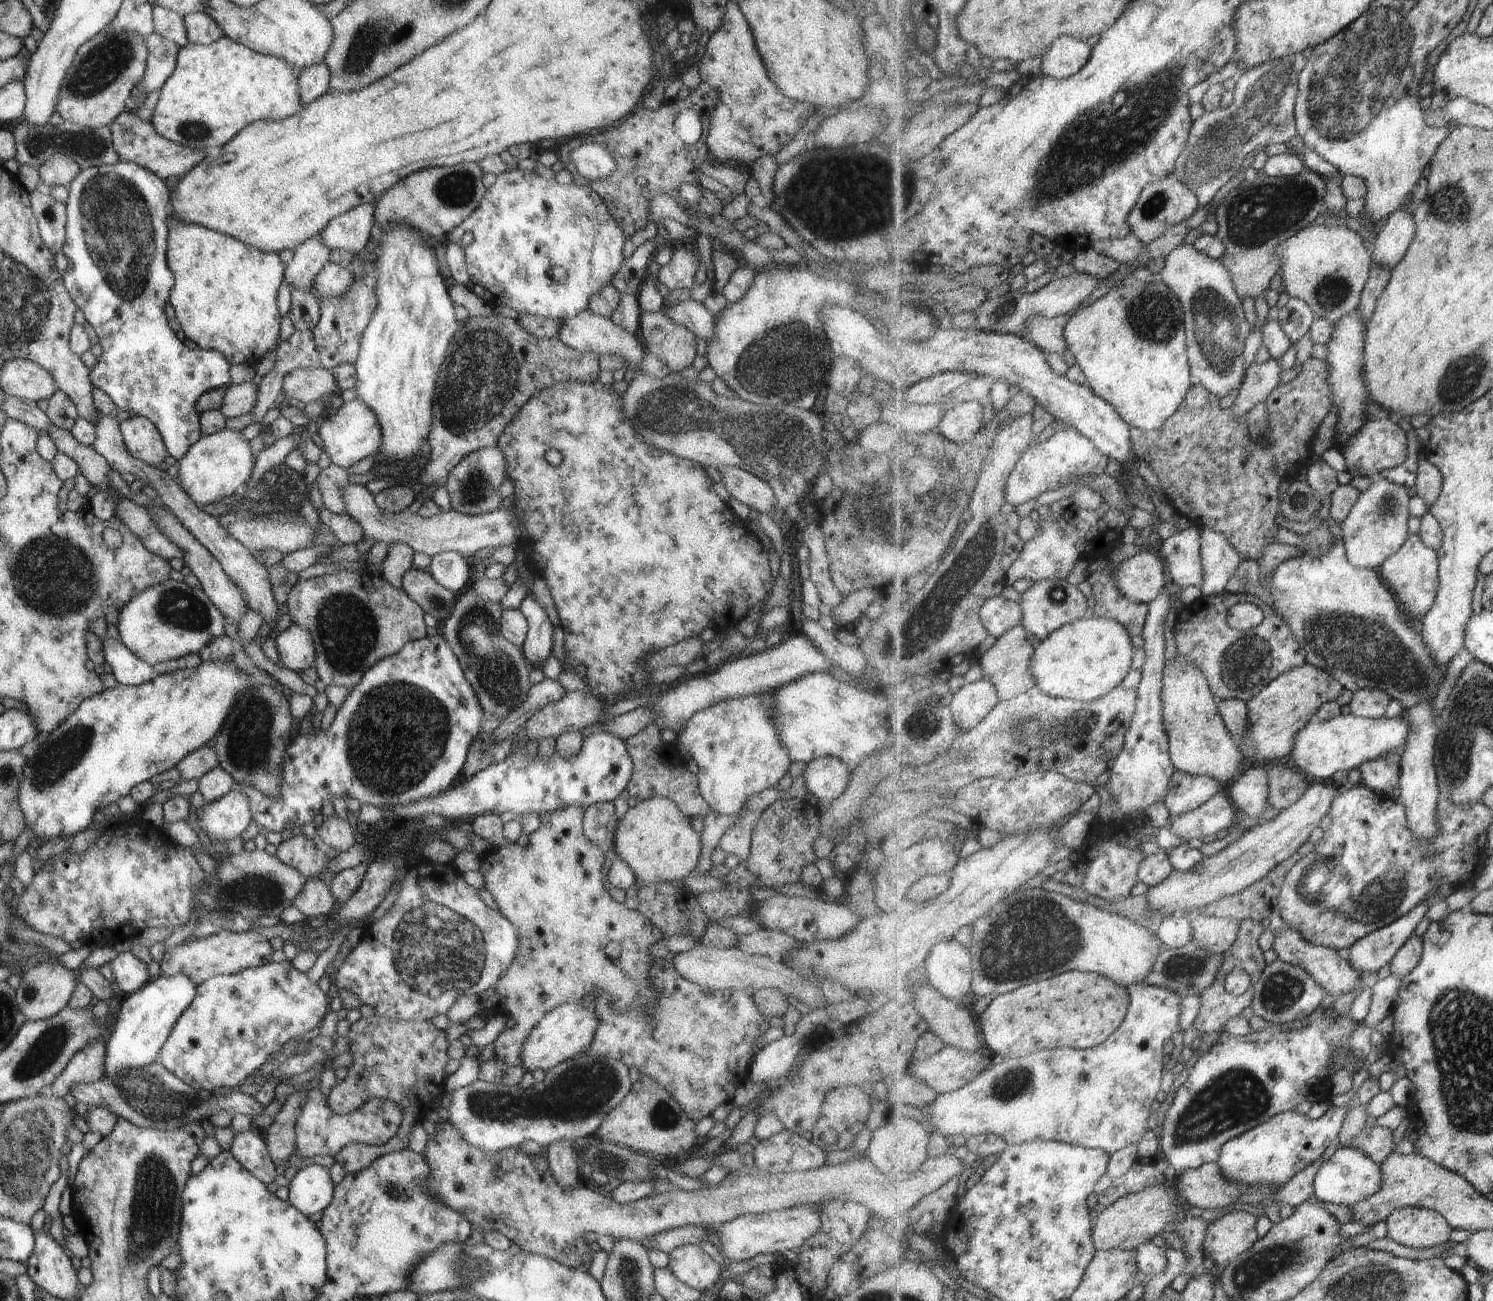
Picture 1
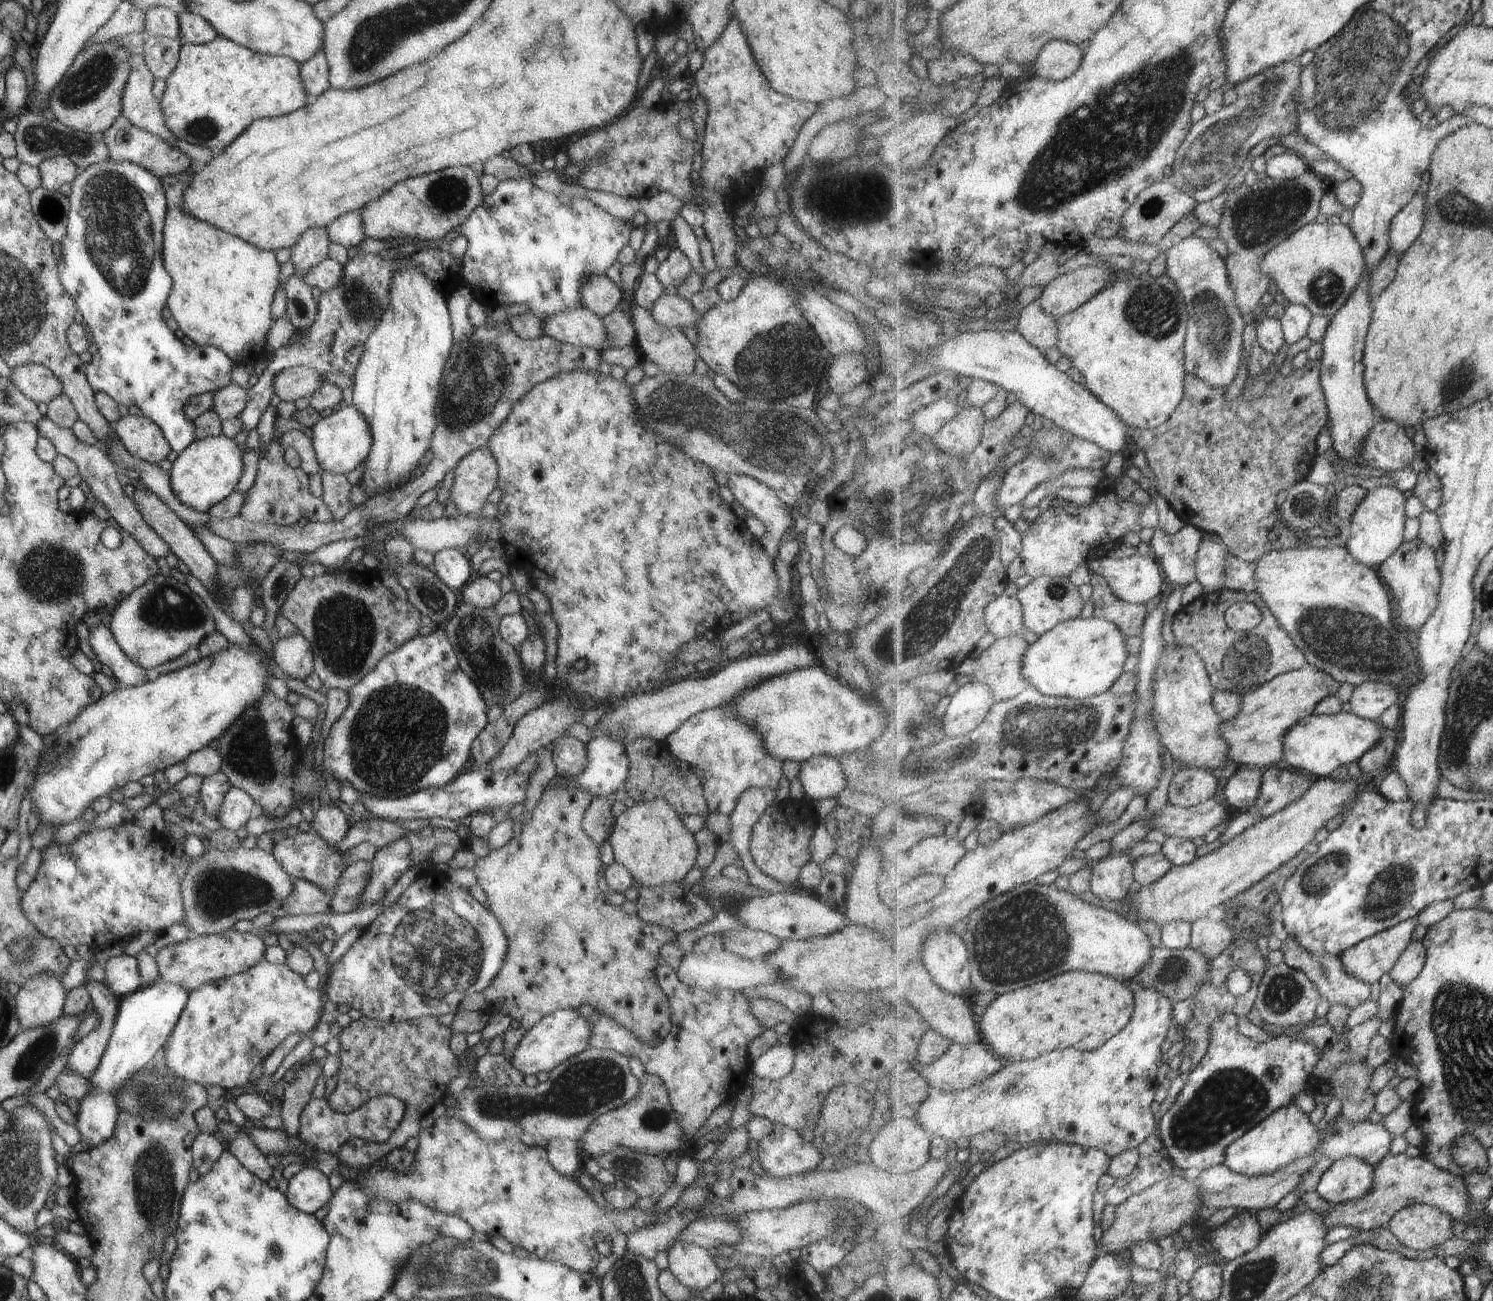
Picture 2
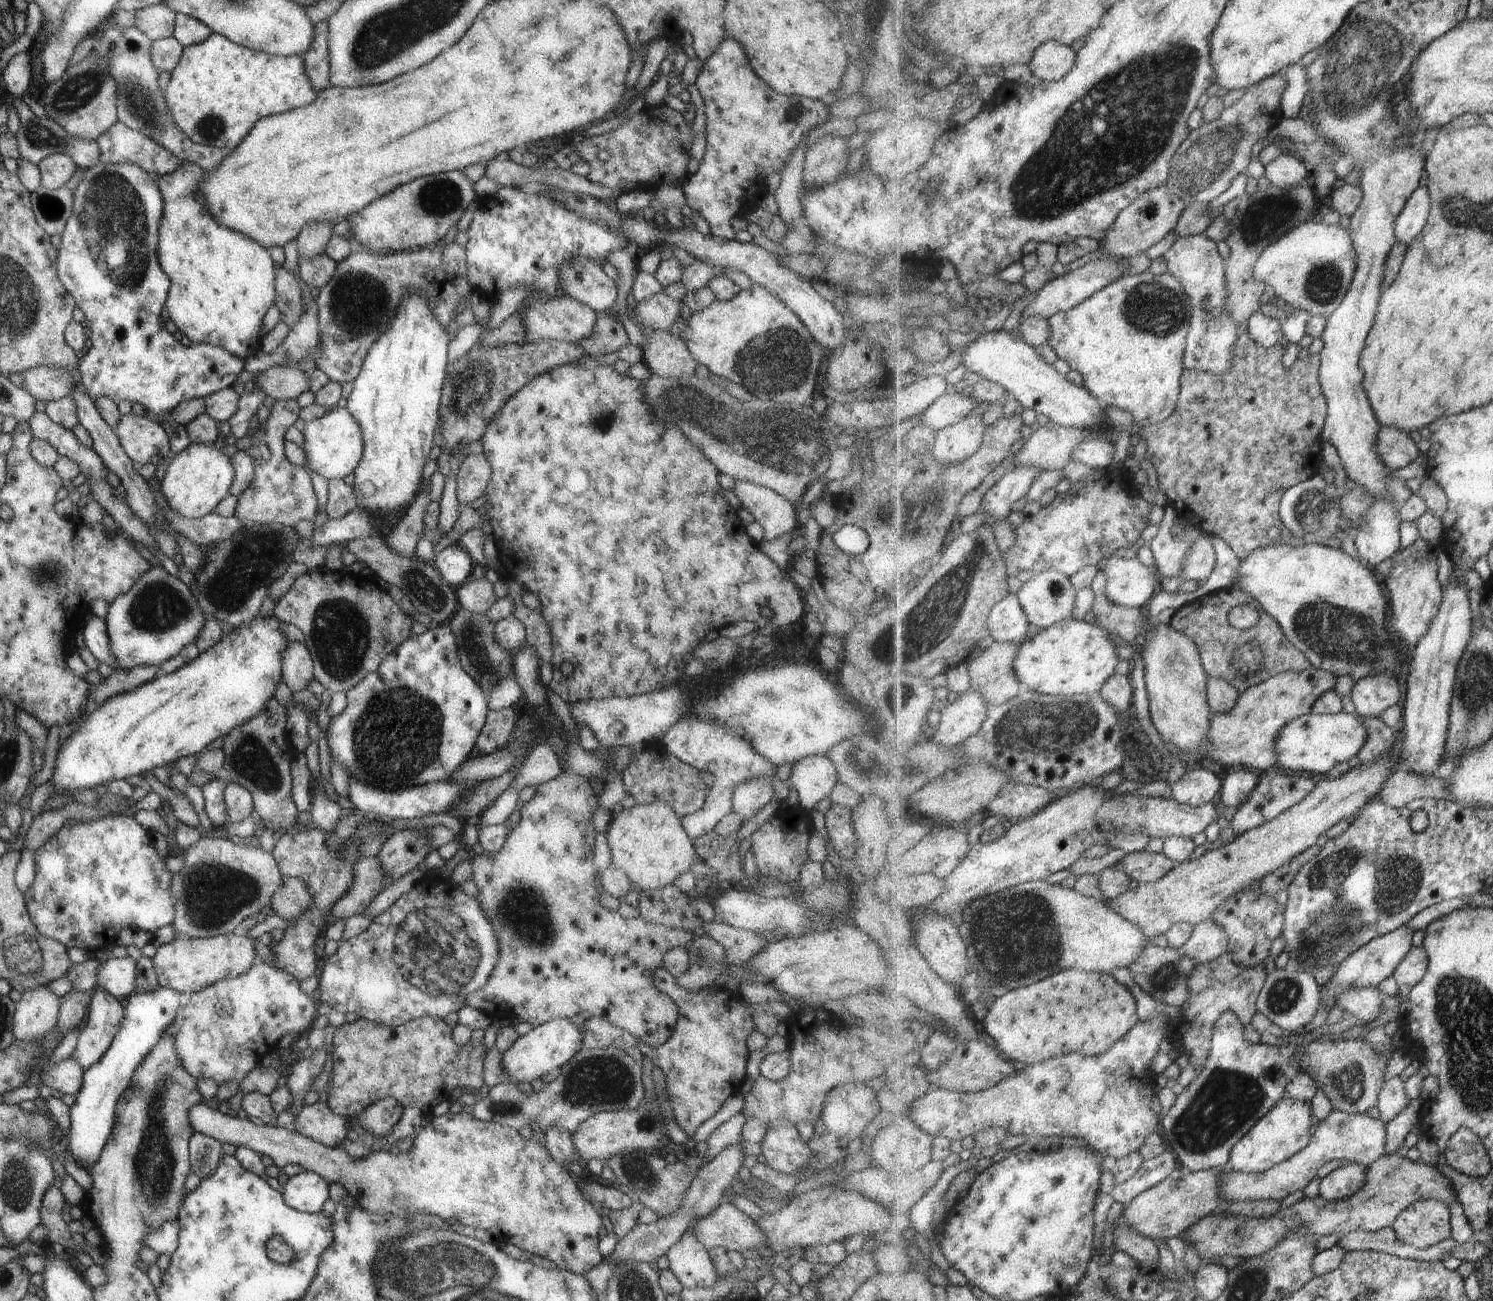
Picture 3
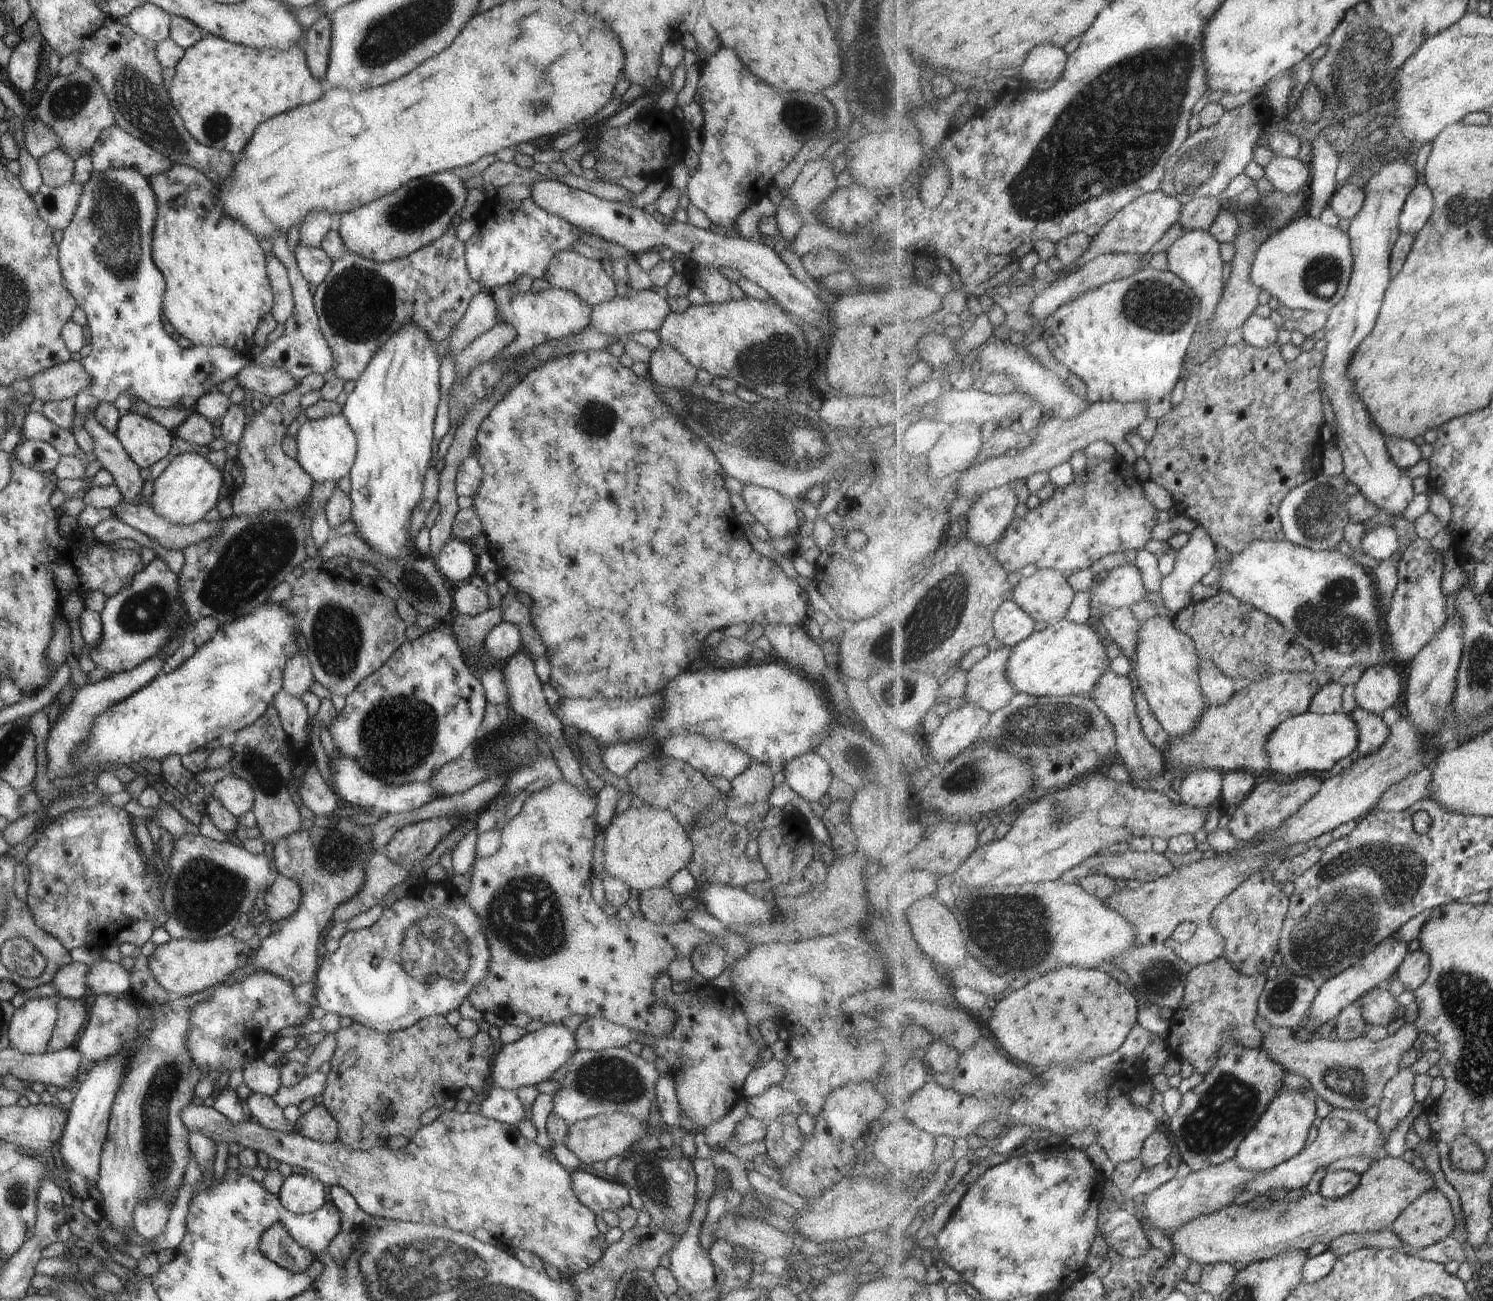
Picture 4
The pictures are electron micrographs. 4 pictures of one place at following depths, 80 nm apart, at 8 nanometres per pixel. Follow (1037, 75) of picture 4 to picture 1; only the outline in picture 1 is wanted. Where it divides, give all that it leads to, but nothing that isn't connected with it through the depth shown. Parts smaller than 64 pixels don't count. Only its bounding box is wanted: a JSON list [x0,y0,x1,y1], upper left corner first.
[1042,35,1091,79]

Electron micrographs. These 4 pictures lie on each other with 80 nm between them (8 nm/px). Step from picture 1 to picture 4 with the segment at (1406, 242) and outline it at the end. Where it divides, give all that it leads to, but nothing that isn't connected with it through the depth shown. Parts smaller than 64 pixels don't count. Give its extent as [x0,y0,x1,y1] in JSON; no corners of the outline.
[1400,185,1435,234]

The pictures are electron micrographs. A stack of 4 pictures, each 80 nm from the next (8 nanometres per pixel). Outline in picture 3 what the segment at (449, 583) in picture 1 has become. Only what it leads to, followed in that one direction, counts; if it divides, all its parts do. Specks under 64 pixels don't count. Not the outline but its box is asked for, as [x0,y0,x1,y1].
[431,544,475,588]

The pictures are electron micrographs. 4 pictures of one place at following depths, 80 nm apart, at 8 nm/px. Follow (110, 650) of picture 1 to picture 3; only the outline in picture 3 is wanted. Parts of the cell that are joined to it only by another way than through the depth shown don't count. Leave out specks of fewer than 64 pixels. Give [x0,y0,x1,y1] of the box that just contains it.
[79,615,121,669]

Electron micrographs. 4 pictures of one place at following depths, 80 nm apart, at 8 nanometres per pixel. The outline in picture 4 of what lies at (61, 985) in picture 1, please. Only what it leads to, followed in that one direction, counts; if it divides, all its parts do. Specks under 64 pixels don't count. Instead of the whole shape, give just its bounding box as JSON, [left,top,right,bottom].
[8,998,55,1055]

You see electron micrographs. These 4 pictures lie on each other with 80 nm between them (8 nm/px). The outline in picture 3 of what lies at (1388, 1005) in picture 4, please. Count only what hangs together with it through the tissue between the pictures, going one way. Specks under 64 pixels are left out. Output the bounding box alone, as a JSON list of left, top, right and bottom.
[1338,987,1385,1026]

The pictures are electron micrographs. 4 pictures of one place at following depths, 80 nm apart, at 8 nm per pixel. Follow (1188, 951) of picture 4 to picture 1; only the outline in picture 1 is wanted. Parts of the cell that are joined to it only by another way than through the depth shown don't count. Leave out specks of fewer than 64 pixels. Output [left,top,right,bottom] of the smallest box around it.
[1192,916,1241,955]

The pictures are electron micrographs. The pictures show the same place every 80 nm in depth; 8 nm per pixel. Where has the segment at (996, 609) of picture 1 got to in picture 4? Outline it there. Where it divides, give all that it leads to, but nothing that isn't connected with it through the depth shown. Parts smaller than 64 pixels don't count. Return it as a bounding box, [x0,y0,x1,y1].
[994,600,1035,647]

